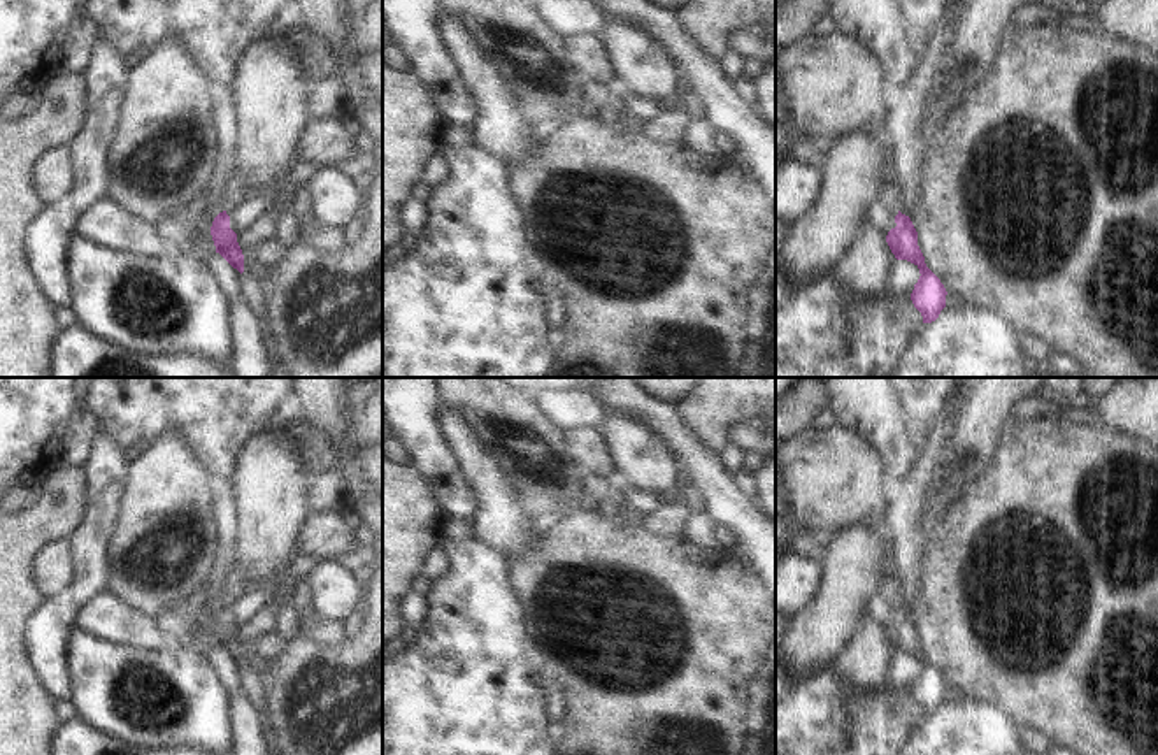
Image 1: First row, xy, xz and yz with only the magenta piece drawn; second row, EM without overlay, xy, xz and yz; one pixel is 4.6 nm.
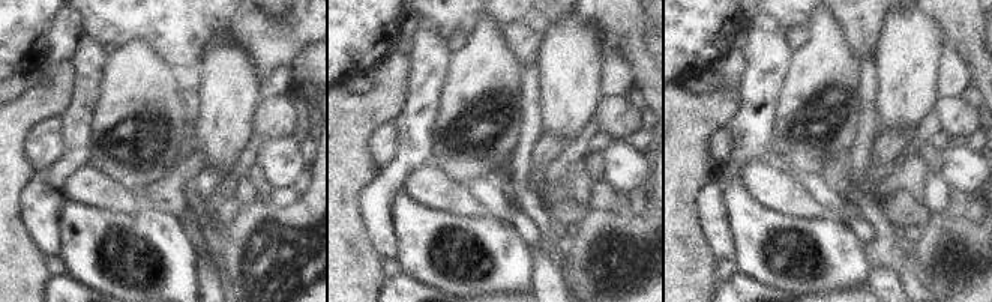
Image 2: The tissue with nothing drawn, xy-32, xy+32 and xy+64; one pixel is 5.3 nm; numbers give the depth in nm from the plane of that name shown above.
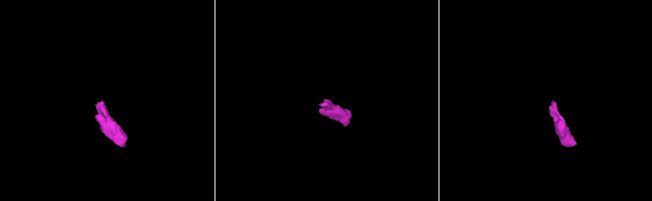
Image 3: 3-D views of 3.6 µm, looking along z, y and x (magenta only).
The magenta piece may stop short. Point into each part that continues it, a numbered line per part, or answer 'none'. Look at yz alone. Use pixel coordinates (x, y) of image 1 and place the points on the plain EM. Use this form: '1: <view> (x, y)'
none

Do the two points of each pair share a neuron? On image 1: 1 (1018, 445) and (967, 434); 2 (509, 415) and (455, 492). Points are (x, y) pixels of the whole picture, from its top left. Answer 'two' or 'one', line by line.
1: two
2: two

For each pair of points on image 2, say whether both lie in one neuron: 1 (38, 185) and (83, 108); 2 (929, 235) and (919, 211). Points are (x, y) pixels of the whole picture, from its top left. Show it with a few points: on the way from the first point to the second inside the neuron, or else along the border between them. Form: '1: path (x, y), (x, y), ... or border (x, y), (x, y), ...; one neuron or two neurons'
1: path (57, 170), (75, 152), (75, 128); one neuron
2: border (928, 211), (917, 226); two neurons

